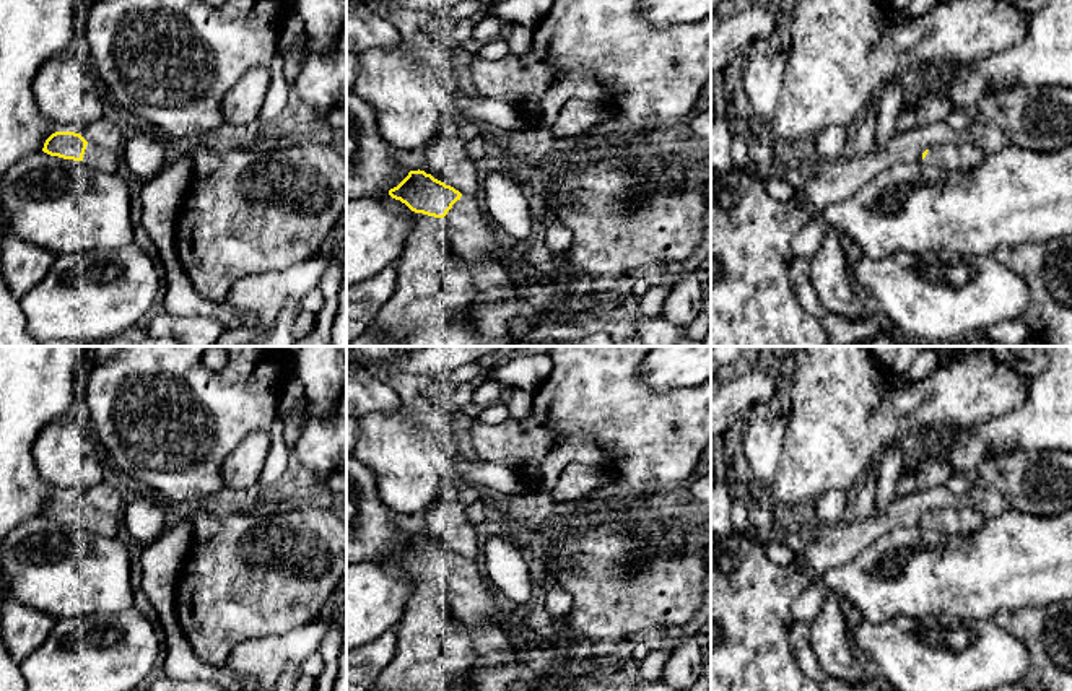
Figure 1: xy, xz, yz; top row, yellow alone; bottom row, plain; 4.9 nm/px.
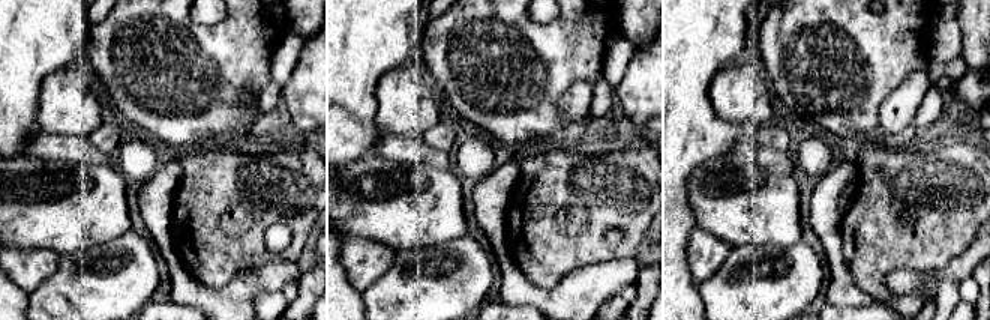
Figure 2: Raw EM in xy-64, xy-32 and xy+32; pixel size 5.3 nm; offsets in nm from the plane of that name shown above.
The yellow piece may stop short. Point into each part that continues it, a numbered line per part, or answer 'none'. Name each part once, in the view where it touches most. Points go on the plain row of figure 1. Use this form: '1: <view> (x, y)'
1: xz (470, 602)

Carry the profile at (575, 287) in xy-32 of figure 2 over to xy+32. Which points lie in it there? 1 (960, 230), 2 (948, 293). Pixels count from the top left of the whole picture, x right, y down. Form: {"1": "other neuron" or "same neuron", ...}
{"1": "other neuron", "2": "other neuron"}

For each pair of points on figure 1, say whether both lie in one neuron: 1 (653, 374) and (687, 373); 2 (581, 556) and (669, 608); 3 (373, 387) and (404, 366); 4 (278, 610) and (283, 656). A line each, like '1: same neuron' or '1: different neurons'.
1: same neuron
2: same neuron
3: different neurons
4: different neurons

